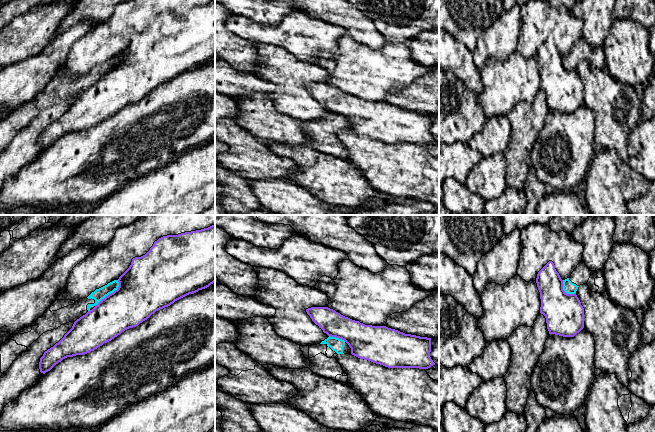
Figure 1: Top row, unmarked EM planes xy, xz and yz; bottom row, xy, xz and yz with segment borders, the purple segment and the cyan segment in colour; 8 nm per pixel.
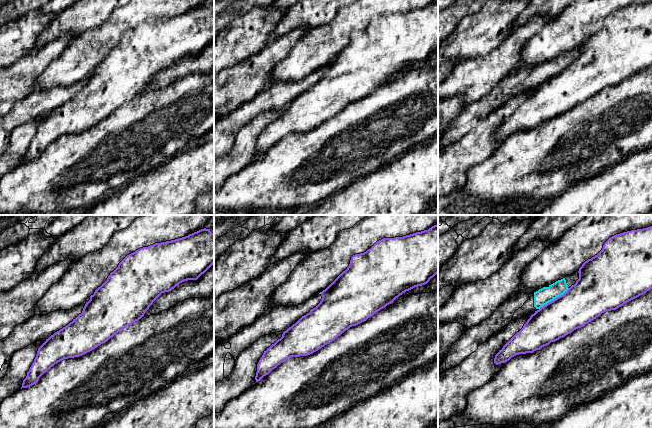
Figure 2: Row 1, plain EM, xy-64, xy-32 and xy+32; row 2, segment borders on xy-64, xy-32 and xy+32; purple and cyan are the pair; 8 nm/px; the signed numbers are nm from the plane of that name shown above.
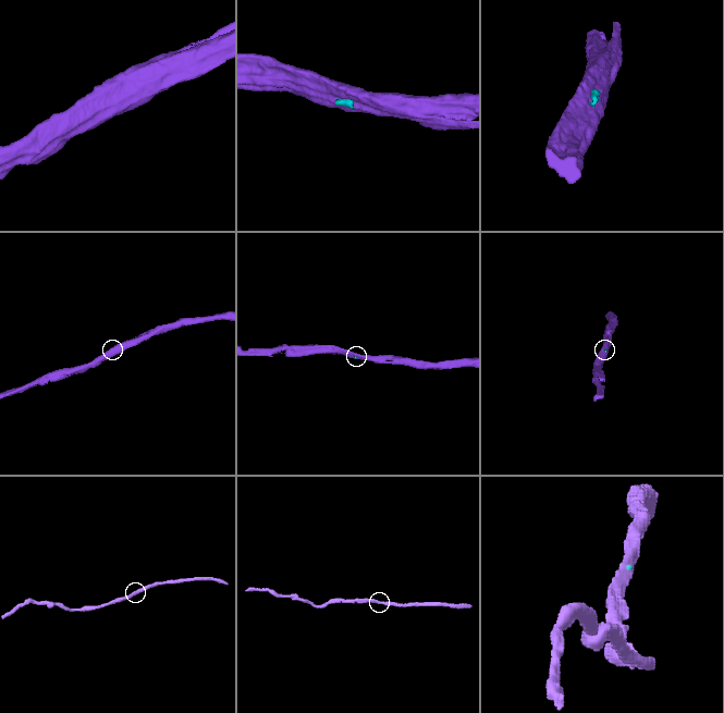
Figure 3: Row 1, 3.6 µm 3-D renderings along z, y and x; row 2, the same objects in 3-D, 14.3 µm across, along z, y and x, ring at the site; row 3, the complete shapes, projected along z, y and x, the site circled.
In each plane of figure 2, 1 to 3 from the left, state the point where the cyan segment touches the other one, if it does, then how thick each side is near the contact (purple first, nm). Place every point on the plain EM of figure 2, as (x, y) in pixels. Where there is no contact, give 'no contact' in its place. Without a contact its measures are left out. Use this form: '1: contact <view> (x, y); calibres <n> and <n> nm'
1: no contact
2: no contact
3: contact xy+32 (554, 75); calibres 320 and 130 nm

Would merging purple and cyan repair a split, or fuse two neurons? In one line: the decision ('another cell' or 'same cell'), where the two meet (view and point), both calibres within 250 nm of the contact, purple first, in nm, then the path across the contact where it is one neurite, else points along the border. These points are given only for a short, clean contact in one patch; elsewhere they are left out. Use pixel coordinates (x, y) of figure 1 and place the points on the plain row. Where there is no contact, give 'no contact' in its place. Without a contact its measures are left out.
another cell; contact xy (111, 69); calibres 400 and 90 nm; border xy (118, 56), (118, 63), (95, 82)

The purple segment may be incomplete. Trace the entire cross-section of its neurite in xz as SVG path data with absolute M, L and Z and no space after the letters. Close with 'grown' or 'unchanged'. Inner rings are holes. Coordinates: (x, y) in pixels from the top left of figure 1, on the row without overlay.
M328 83L306 85L312 97L328 112L344 116L351 124L351 130L388 144L428 145L435 141L430 133L431 114L405 110L386 102L365 101L341 91Z; unchanged

